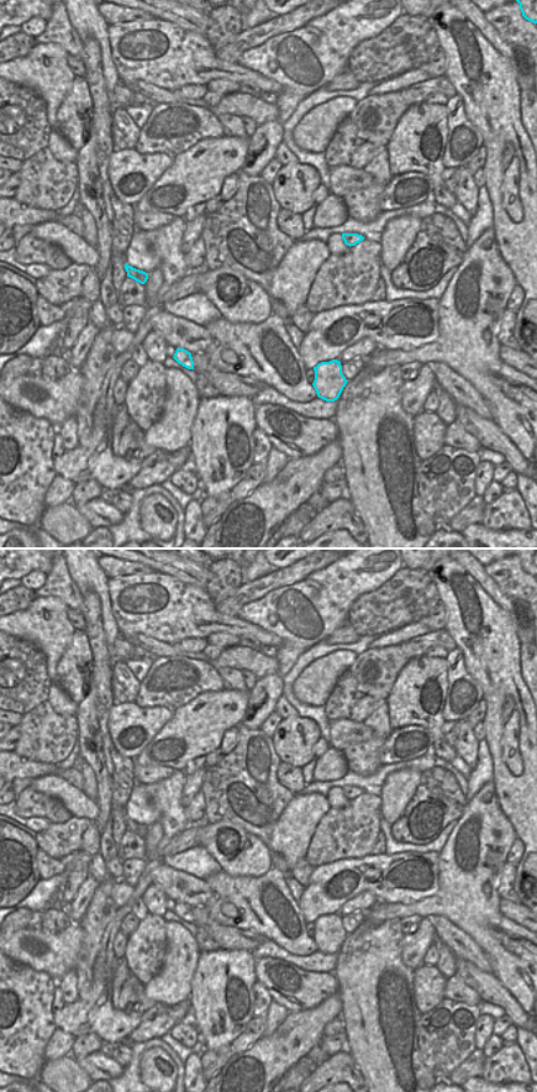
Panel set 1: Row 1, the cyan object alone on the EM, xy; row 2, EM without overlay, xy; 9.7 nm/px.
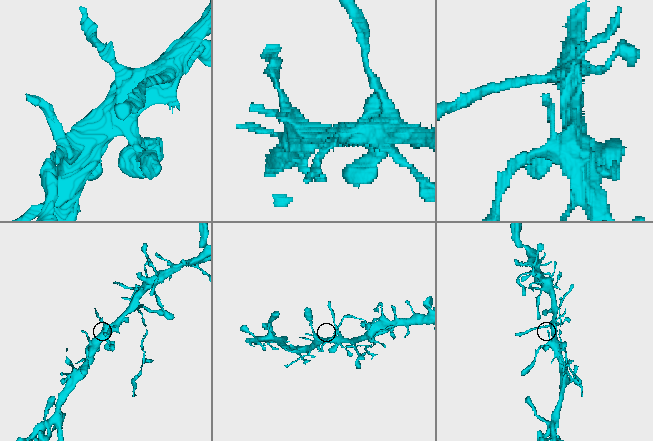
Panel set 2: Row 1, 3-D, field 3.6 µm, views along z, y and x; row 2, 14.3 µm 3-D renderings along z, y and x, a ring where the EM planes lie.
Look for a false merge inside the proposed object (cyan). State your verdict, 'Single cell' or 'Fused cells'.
Single cell.

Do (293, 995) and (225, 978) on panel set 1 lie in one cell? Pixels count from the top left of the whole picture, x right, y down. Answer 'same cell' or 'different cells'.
different cells

